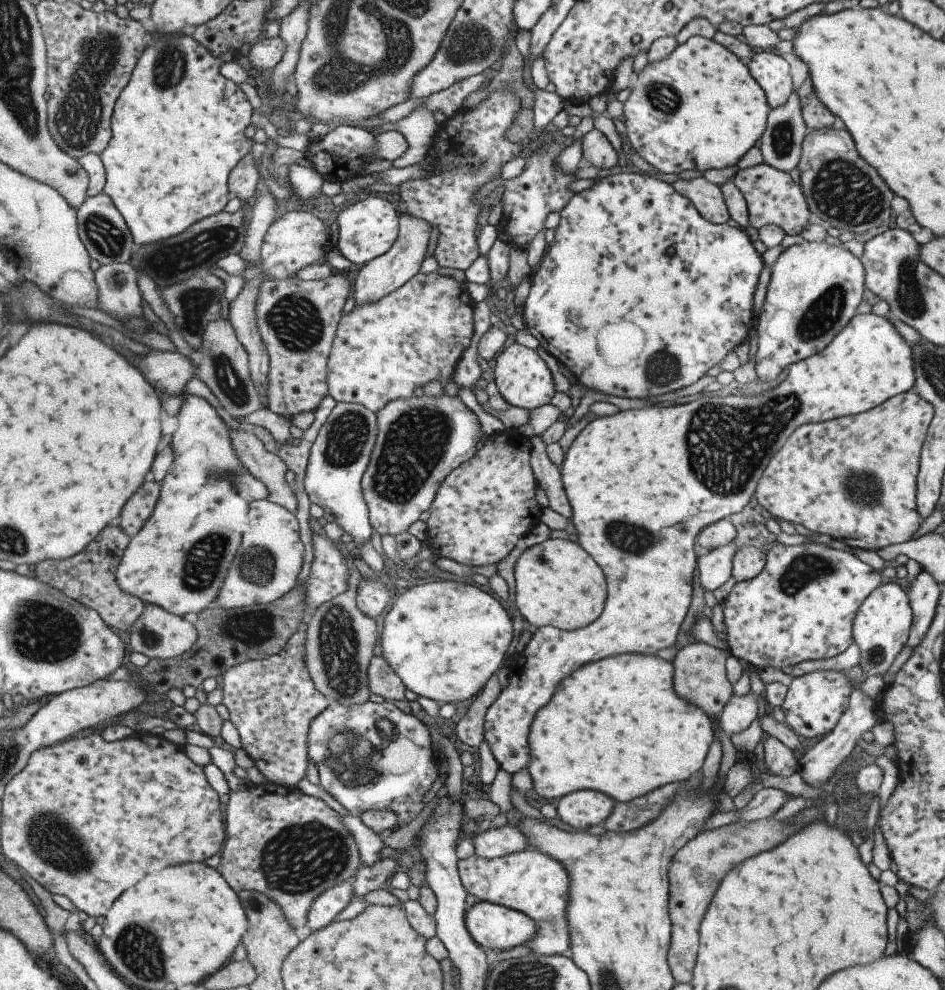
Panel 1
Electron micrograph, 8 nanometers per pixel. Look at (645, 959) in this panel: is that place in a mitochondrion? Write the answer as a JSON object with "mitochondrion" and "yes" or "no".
{"mitochondrion":"no"}

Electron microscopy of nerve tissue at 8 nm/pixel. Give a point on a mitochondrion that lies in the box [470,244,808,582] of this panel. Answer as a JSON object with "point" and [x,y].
{"point":[725,445]}

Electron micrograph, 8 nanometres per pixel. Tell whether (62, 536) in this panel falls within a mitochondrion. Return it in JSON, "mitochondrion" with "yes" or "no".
{"mitochondrion":"no"}

